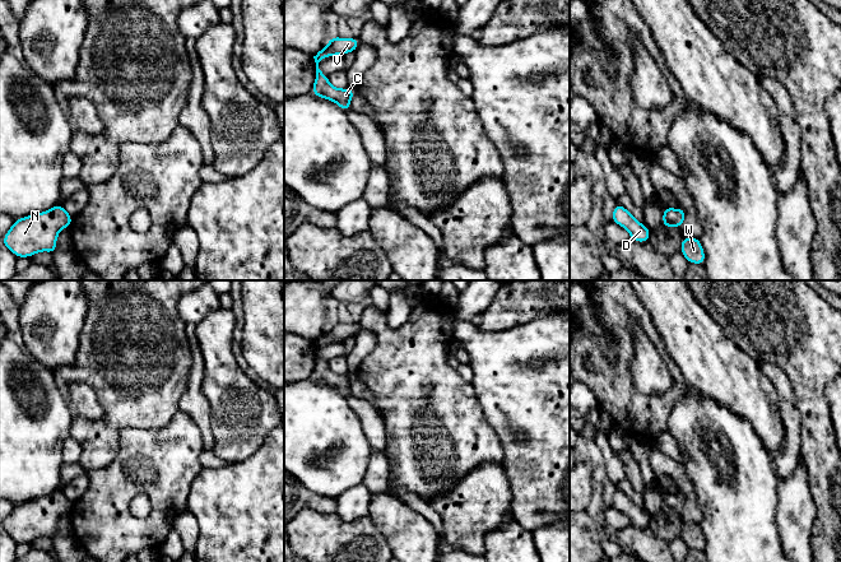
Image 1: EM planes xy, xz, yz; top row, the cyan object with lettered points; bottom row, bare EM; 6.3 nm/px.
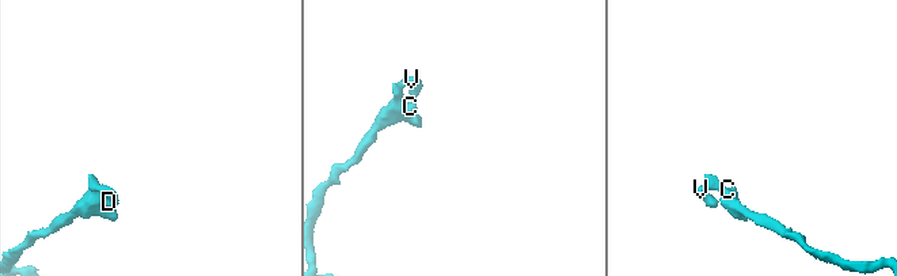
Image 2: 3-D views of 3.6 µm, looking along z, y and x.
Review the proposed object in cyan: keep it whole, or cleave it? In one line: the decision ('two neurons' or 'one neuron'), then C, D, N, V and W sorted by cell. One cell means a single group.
one neuron; C D N V W

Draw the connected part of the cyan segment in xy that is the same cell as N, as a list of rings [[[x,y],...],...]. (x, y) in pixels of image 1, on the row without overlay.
[[[62,489],[14,506],[1,529],[18,544],[34,542],[40,537],[55,539],[57,520],[73,510],[73,502]]]

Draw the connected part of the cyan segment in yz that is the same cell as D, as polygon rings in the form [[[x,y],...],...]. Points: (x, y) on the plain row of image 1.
[[[621,488],[615,489],[610,506],[627,515],[631,525],[649,528],[651,515],[641,510]]]

